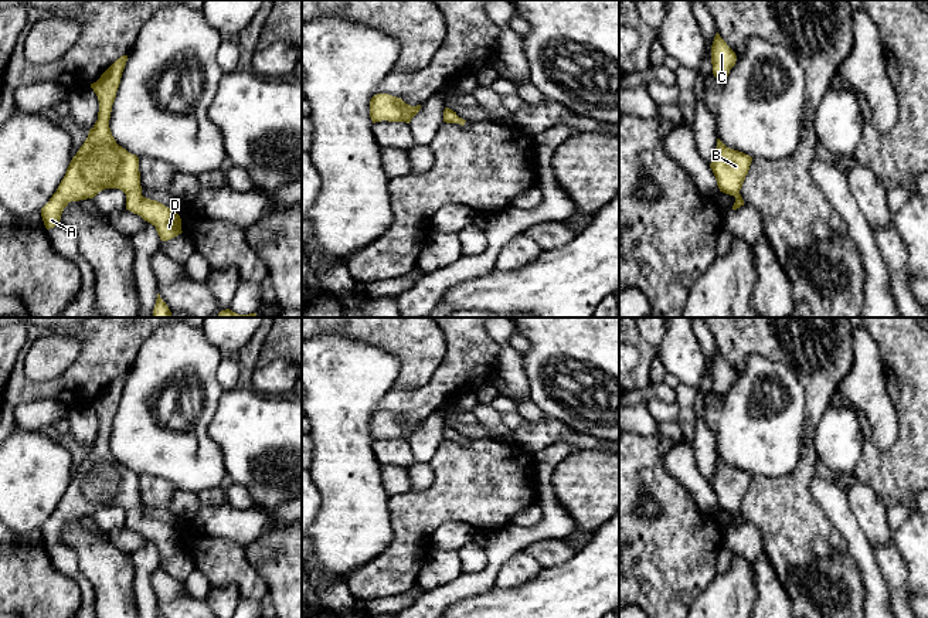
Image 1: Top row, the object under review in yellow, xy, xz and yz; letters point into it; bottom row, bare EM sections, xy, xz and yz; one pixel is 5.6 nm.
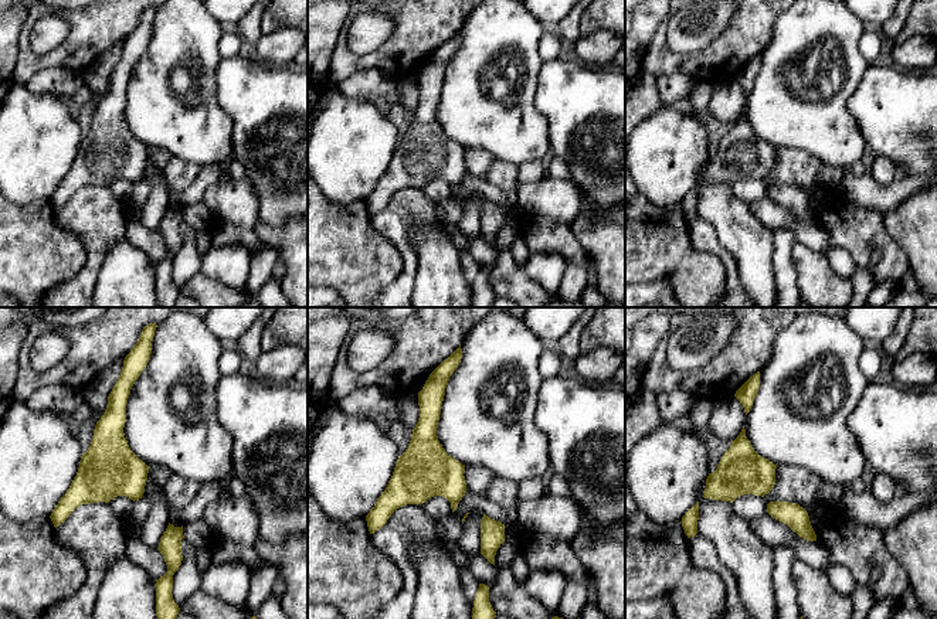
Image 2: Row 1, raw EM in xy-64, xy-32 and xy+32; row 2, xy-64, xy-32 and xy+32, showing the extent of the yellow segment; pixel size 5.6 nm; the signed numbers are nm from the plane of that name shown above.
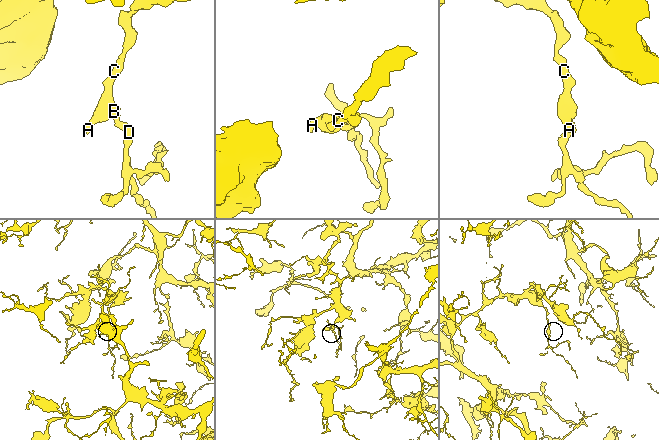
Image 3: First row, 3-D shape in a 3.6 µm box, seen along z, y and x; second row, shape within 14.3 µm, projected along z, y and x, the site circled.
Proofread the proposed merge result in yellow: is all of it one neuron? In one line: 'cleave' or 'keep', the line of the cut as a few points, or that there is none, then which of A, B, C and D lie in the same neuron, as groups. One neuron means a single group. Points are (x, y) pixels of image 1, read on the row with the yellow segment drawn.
keep | no cut | A B C D

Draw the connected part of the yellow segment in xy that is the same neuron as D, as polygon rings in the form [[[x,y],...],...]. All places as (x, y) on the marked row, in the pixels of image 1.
[[[122,55],[91,84],[99,101],[98,120],[72,157],[57,191],[41,208],[47,230],[60,224],[61,214],[71,201],[94,198],[105,189],[119,189],[126,194],[126,210],[154,225],[162,241],[183,232],[181,218],[174,210],[142,196],[139,157],[119,146],[109,128],[126,61],[128,55]]]

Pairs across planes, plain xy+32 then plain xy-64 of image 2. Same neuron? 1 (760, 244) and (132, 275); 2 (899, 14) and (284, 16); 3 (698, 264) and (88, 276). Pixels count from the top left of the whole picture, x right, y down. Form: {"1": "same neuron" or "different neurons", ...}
{"1": "same neuron", "2": "different neurons", "3": "different neurons"}

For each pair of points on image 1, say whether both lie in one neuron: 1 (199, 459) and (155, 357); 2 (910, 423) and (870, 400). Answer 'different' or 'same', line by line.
1: same
2: different

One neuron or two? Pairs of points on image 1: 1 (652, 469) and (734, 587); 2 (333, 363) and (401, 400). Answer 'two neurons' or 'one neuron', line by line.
1: two neurons
2: two neurons

